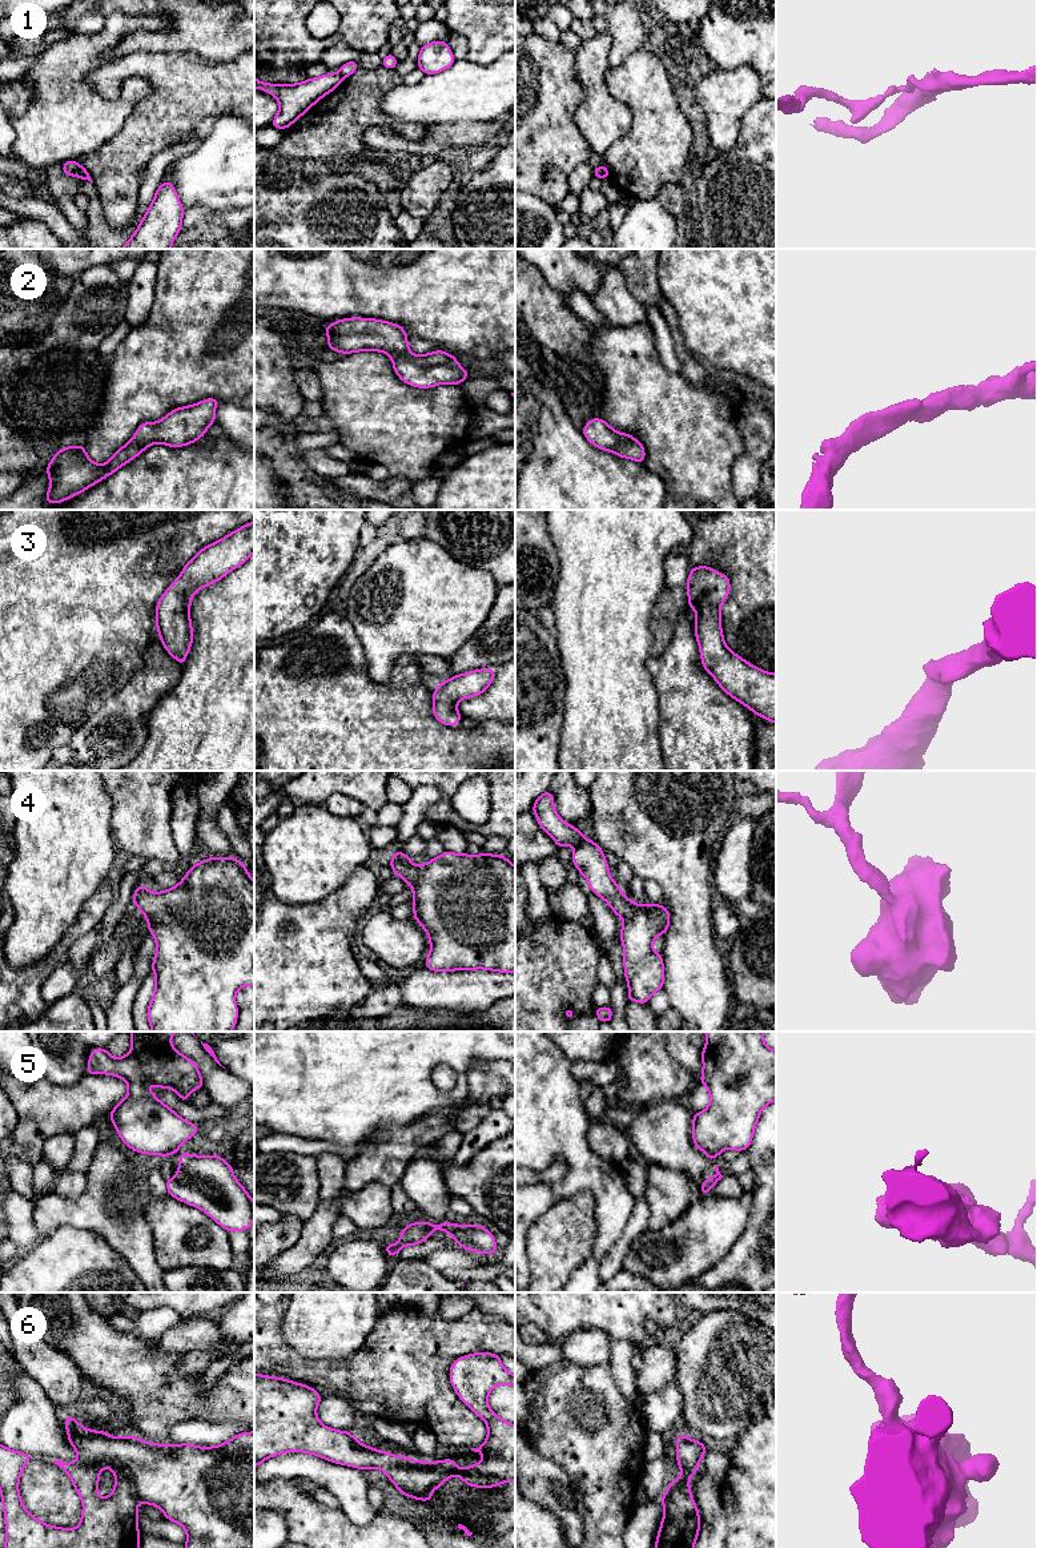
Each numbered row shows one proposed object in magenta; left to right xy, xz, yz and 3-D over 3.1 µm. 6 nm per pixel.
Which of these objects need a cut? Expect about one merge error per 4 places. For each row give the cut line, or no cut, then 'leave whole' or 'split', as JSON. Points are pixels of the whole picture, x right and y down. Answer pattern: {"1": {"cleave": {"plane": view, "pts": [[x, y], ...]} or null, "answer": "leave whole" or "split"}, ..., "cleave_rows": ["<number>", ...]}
{"1": {"cleave": {"plane": "xy", "pts": [[81, 167], [79, 176]]}, "answer": "split"}, "2": {"cleave": null, "answer": "leave whole"}, "3": {"cleave": null, "answer": "leave whole"}, "4": {"cleave": null, "answer": "leave whole"}, "5": {"cleave": {"plane": "xz", "pts": [[427, 1223], [433, 1229]]}, "answer": "split"}, "6": {"cleave": null, "answer": "leave whole"}, "cleave_rows": ["1", "5"]}

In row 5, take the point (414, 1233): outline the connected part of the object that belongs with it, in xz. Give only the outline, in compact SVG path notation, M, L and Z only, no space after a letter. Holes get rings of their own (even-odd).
M423 1219L422 1223L411 1222L410 1225L402 1229L402 1234L395 1245L385 1245L383 1250L390 1257L397 1257L398 1251L403 1246L414 1246L423 1243L431 1234L433 1229L430 1227L429 1222Z

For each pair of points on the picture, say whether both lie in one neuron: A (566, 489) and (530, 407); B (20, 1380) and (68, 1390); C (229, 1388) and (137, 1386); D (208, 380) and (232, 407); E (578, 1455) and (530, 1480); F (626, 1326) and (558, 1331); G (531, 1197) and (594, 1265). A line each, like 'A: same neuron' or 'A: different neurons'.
A: same neuron
B: different neurons
C: same neuron
D: different neurons
E: different neurons
F: same neuron
G: same neuron

